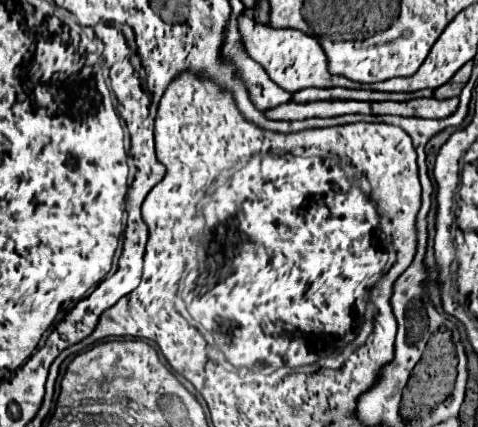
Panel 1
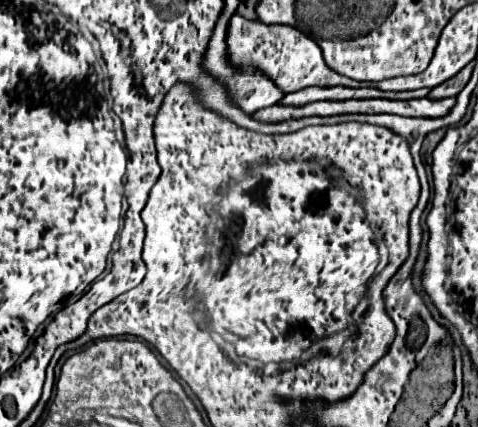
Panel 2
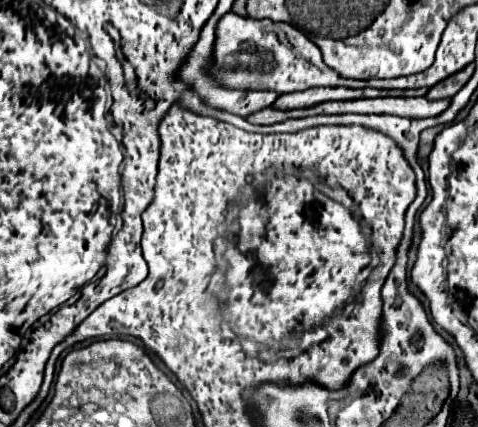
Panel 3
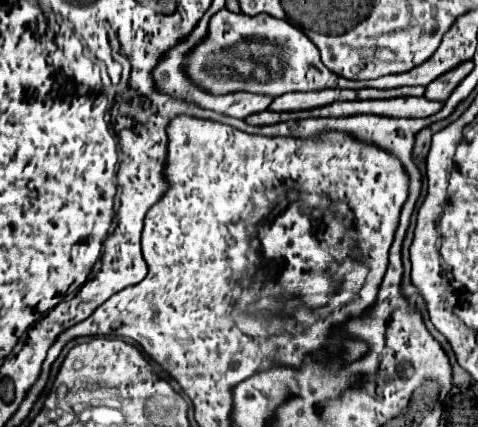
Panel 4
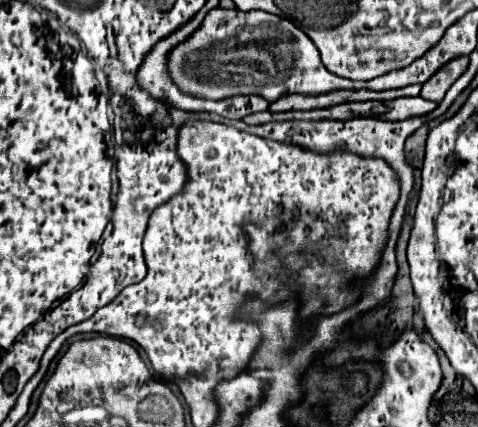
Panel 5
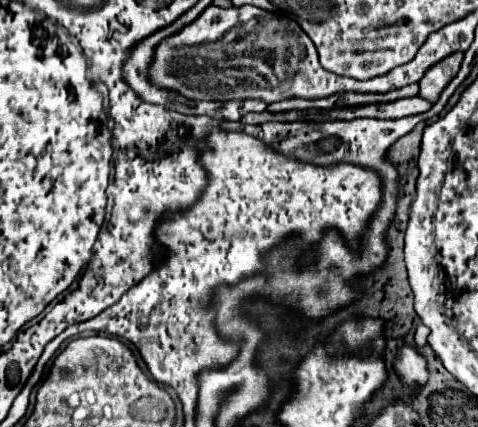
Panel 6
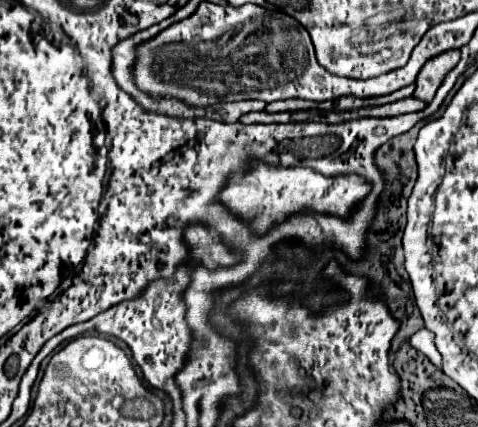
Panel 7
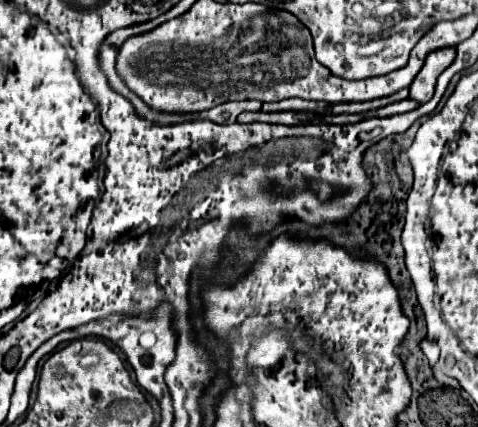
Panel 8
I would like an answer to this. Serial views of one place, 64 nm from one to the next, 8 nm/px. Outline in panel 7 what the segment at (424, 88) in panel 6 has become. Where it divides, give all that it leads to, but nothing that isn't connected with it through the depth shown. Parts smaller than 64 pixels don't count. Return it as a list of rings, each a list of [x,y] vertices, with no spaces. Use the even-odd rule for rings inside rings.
[[[452,50],[452,52],[442,52],[440,56],[434,56],[432,60],[428,60],[428,64],[424,64],[424,68],[420,70],[420,76],[416,78],[416,90],[414,96],[422,102],[430,102],[438,90],[438,86],[442,84],[444,76],[458,64],[460,60],[460,50]]]

